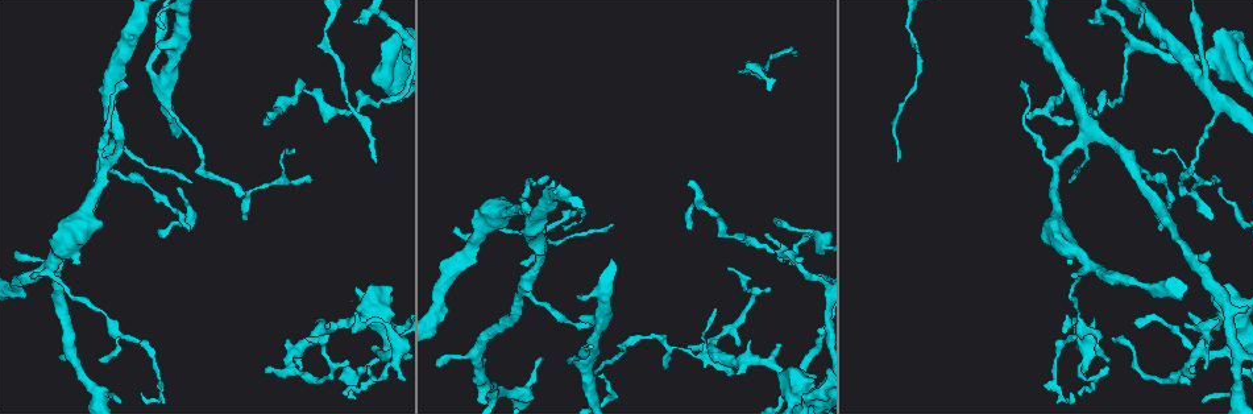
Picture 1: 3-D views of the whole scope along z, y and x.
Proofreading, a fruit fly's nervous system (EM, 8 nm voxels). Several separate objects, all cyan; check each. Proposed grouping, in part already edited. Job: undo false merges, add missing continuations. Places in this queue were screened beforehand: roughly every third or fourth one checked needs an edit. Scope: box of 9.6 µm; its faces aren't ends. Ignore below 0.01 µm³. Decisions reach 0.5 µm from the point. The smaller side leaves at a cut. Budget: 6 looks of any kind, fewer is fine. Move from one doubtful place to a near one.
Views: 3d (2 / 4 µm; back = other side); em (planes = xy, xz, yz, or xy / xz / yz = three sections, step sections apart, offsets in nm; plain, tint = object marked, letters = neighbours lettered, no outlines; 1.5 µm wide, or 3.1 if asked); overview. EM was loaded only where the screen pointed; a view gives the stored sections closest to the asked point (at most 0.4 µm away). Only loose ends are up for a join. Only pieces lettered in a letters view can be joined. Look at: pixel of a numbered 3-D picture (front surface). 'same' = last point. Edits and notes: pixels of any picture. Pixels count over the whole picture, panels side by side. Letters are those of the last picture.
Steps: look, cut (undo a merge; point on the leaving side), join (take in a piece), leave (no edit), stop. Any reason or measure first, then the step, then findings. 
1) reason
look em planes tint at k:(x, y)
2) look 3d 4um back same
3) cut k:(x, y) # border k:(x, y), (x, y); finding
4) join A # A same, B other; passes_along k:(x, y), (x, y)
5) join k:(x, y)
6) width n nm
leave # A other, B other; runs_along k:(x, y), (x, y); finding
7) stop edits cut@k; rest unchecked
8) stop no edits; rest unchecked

branch stops here
look 3d 4um at 1:(1087, 18)

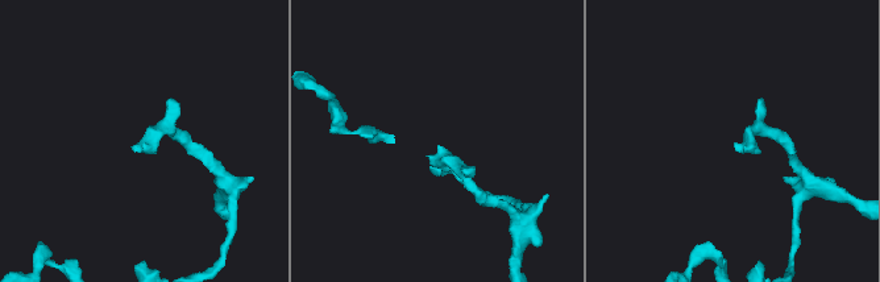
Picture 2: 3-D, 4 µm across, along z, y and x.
look em xz step 4 tint at 2:(437, 146)

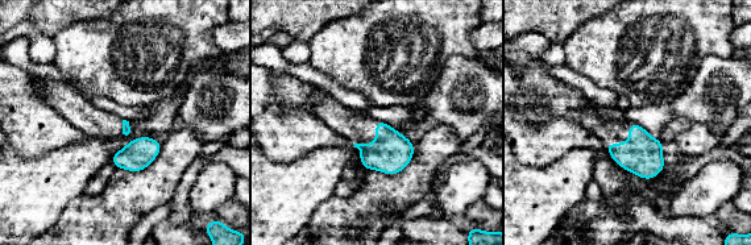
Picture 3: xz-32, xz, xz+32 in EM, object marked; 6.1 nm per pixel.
another direction
look em planes letters same

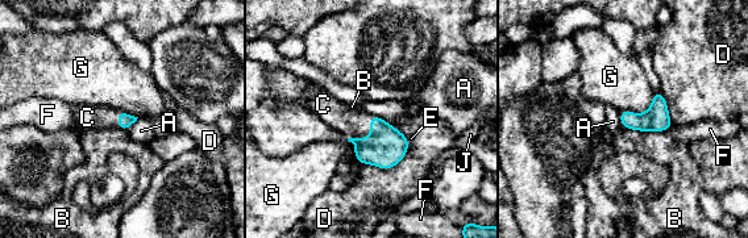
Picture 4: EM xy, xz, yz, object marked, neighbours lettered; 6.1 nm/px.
width 100 nm
join C # A other, B other, C same, D other, E other, F other, G other, J other; the cell continues

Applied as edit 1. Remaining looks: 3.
three arms meet
look 3d 4um at 1:(1205, 67)

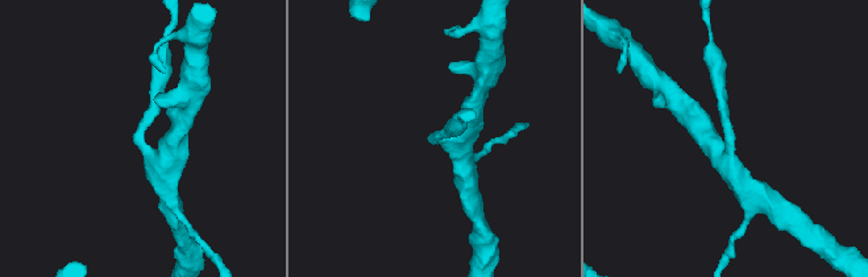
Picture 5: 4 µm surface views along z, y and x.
arms 3; arm_widths 180, 260, 340 nm; need the tissue
look em xz step 4 tint at 5:(726, 136)

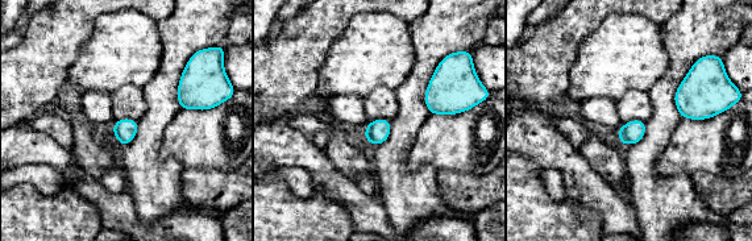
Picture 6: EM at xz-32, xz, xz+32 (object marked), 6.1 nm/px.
look em planes letters same

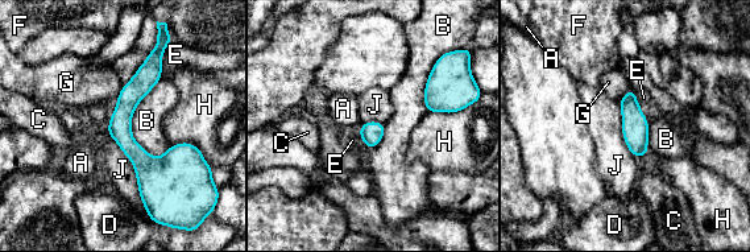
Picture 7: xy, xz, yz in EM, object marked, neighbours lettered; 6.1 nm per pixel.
leave # A other, B other, C other, D other, E other, F other, G other, H other, J other; all the same cell

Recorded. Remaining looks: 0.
stop edits join@4; rest unchecked

